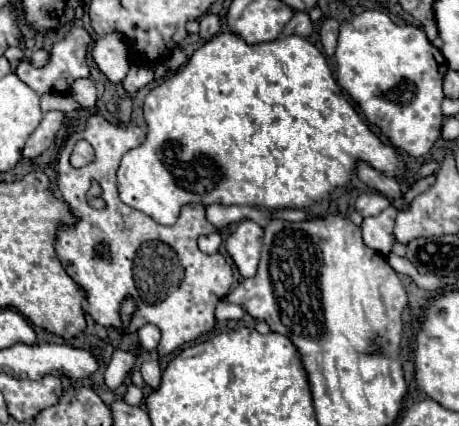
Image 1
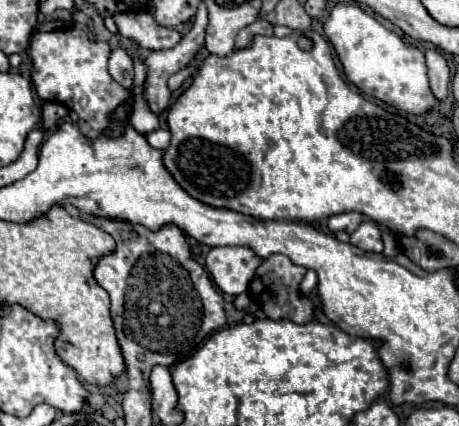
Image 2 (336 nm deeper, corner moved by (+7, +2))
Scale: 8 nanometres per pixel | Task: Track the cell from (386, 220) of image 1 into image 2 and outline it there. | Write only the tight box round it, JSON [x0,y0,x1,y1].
[351,221,383,253]

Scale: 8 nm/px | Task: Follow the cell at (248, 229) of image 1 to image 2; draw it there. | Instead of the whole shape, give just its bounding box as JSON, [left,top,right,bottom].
[205,247,259,295]

